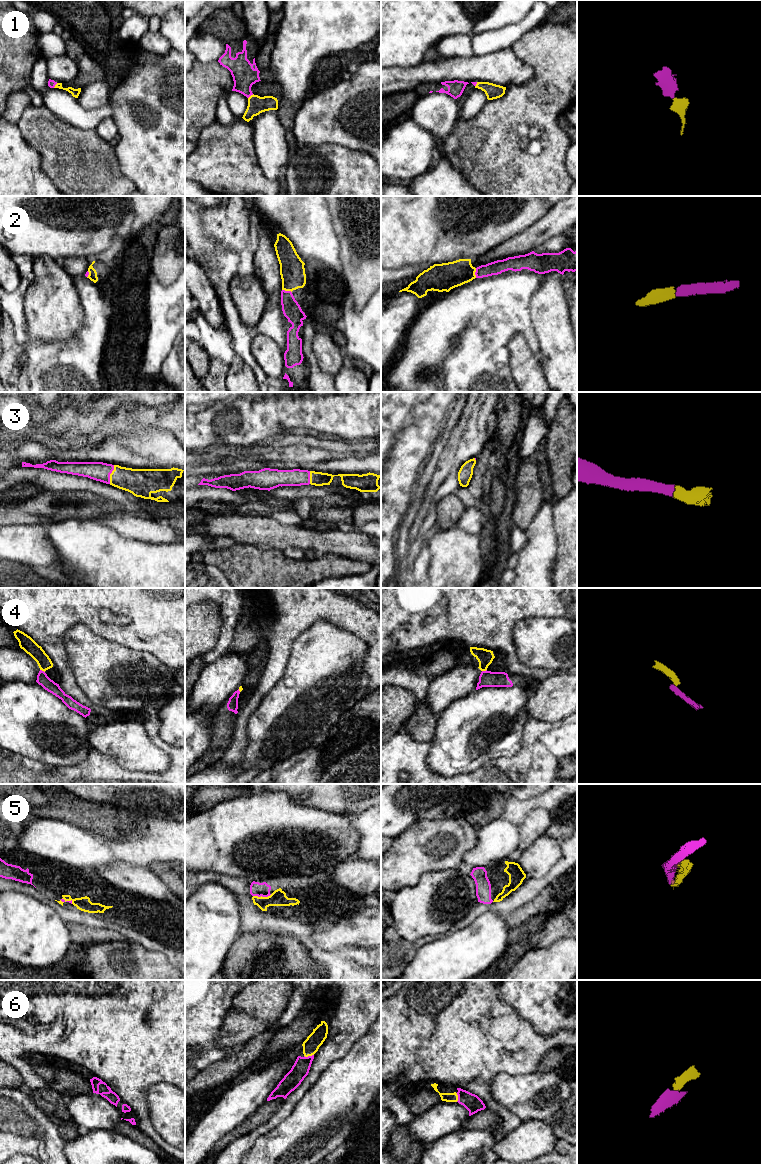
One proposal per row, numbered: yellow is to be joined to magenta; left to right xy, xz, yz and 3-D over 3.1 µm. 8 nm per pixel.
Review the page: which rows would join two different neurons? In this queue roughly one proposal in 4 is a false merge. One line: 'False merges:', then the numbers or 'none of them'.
False merges: 4

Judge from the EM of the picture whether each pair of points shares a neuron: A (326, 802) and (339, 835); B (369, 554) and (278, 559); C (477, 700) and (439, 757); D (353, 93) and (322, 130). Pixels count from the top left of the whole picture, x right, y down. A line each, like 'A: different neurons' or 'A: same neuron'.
A: different neurons
B: different neurons
C: same neuron
D: same neuron

